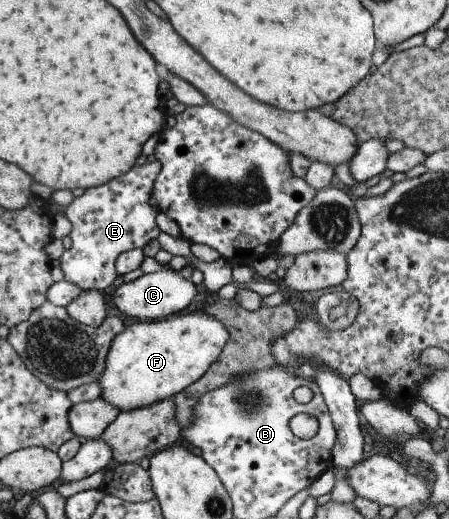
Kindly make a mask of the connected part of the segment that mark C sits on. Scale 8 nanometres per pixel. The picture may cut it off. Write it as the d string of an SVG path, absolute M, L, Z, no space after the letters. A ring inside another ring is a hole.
M159 270L119 284L112 293L112 303L121 315L129 319L155 321L165 315L183 311L193 301L196 293L195 285L190 280L183 279L174 270Z

